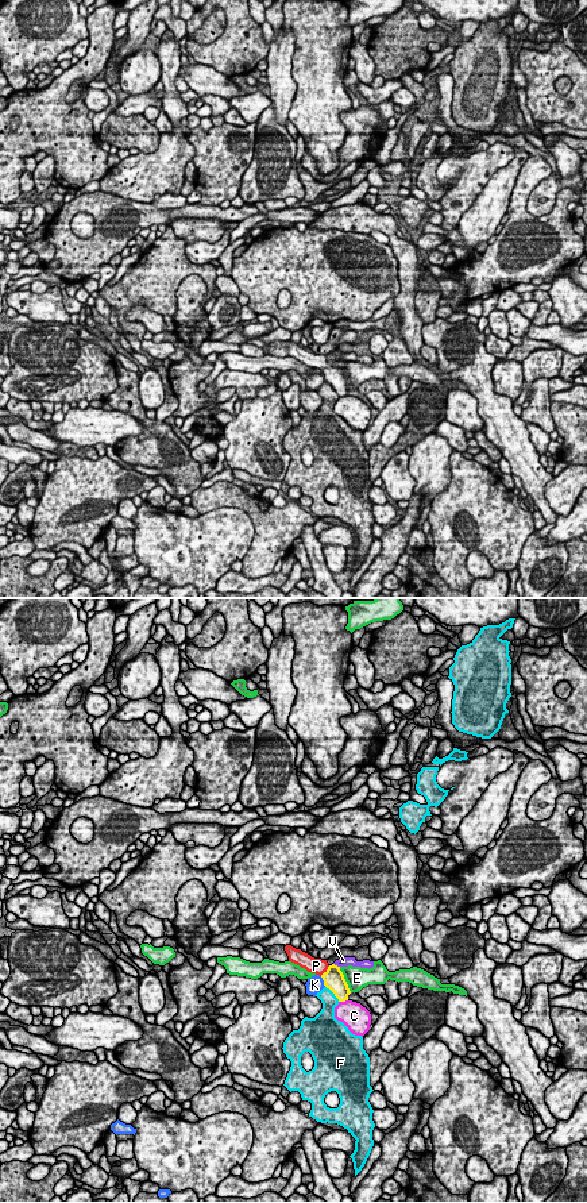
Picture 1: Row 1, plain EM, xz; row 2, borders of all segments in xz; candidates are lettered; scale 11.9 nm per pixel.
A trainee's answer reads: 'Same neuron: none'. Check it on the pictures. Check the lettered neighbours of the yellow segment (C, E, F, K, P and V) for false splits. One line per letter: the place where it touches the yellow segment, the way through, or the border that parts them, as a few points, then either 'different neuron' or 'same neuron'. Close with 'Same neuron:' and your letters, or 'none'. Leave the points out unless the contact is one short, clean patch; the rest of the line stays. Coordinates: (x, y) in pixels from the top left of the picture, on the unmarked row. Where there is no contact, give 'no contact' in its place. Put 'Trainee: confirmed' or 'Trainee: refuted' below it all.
C: xz (343, 396) | different neuron
E: xz (344, 374) | along xz (339, 362), (351, 386) | different neuron
F: xz (333, 388) | different neuron
K: xz (324, 377) | along xz (320, 371), (325, 381) | different neuron
P: xz (324, 367) | across xz (333, 374), (324, 367), (316, 361) | same neuron
V: xz (336, 361) | along xz (333, 358), (339, 362) | different neuron
Same neuron: P
Trainee: refuted

